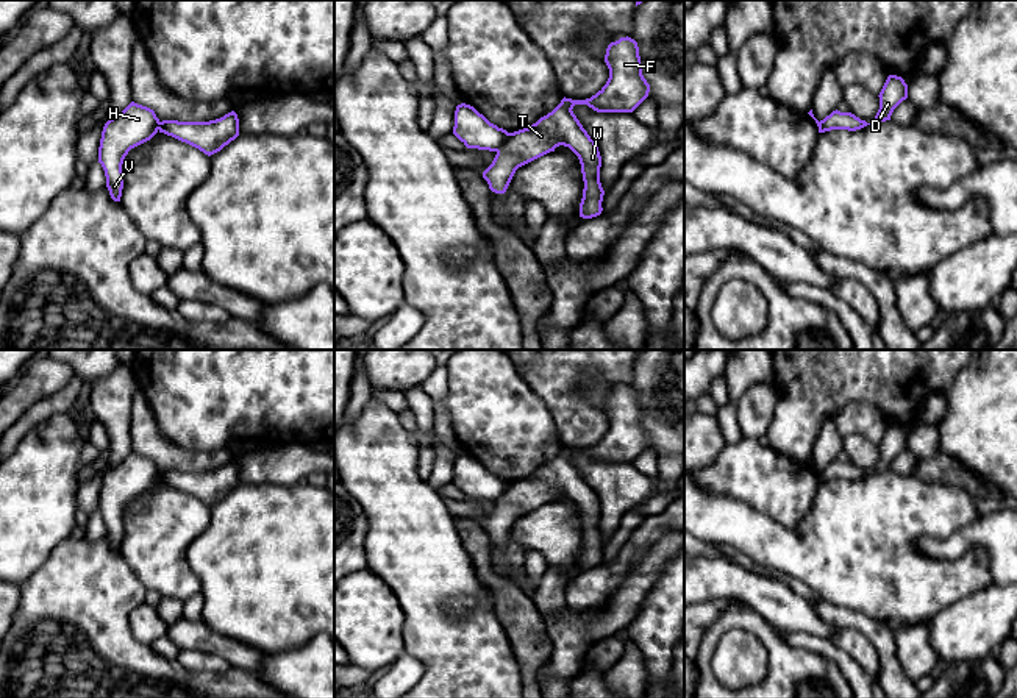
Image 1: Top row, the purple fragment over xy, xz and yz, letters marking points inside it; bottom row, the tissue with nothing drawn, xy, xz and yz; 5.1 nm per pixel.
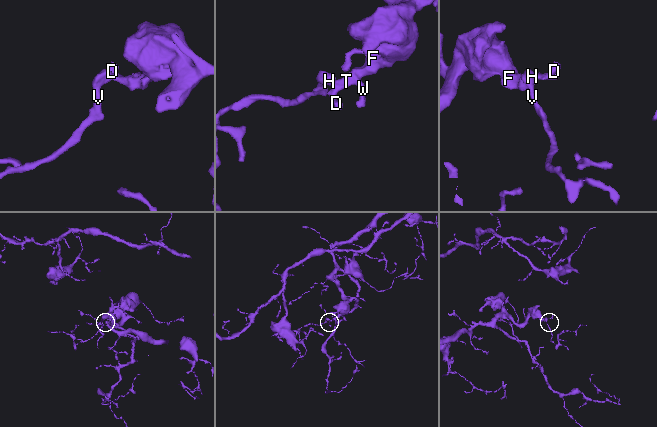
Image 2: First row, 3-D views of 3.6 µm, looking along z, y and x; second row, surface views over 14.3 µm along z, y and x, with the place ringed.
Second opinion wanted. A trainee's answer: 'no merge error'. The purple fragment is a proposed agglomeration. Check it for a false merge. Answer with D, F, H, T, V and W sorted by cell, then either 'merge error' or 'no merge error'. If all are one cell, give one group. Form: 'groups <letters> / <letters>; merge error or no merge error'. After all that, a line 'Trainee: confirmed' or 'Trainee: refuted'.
groups D F T W / H V; merge error
Trainee: refuted

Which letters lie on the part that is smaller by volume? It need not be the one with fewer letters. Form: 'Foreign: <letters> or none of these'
Foreign: H, V

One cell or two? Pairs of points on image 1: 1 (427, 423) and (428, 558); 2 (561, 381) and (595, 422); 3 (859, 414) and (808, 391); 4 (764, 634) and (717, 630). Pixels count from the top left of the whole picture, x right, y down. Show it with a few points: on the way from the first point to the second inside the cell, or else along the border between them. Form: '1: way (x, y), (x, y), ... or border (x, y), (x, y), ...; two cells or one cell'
1: border (413, 434), (417, 447); two cells
2: way (563, 392), (585, 414); one cell
3: border (881, 411), (867, 402), (850, 402), (835, 417); two cells
4: way (753, 623), (728, 622); one cell

